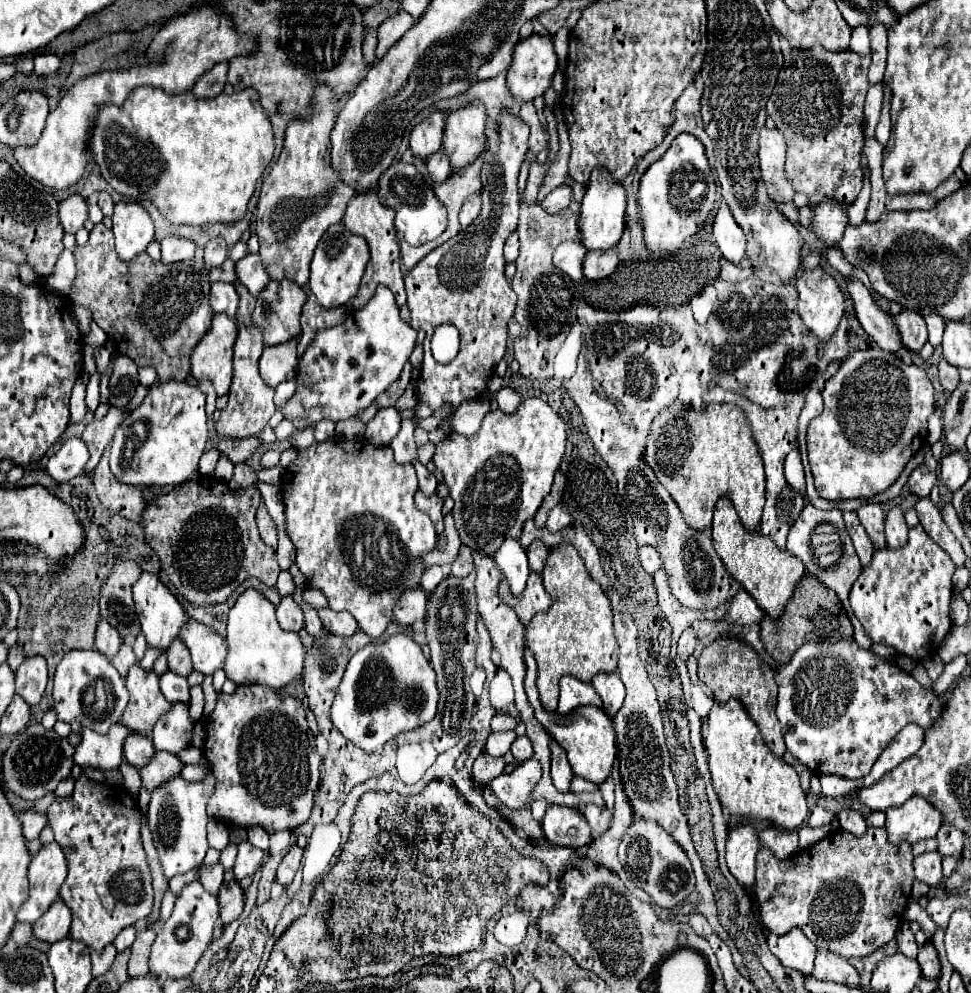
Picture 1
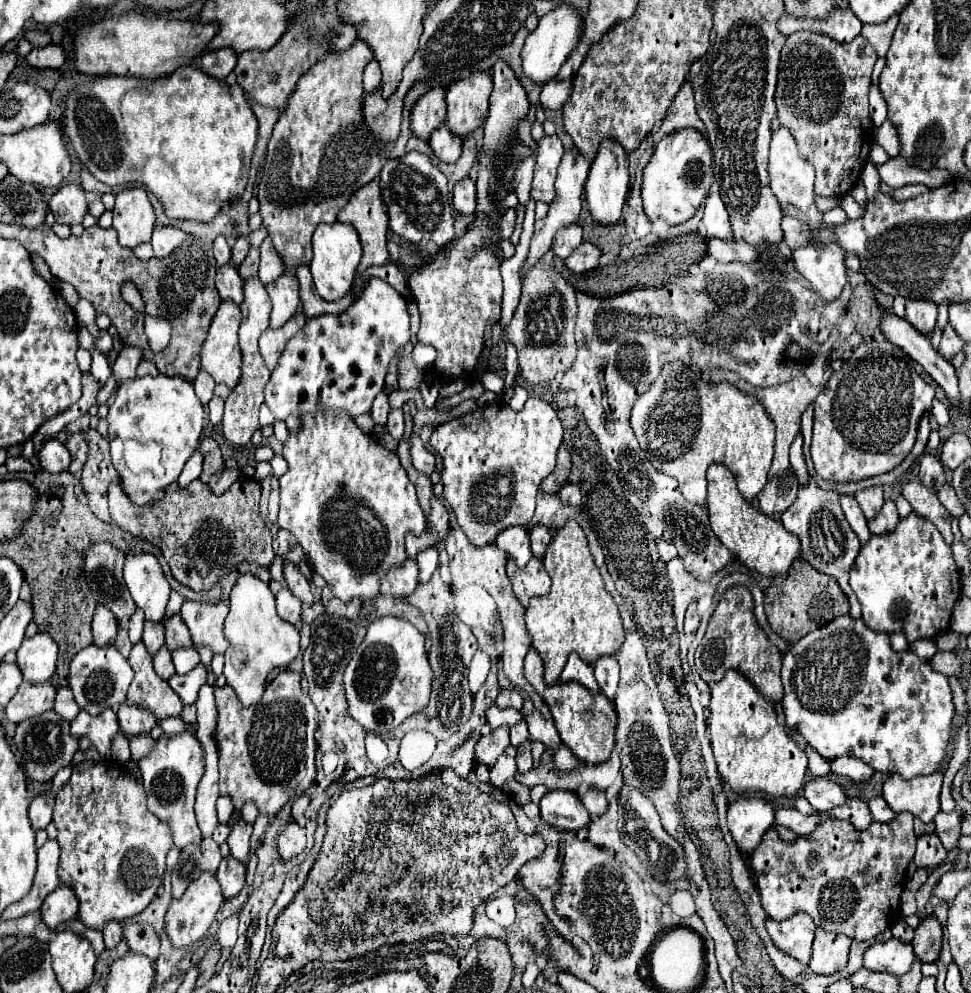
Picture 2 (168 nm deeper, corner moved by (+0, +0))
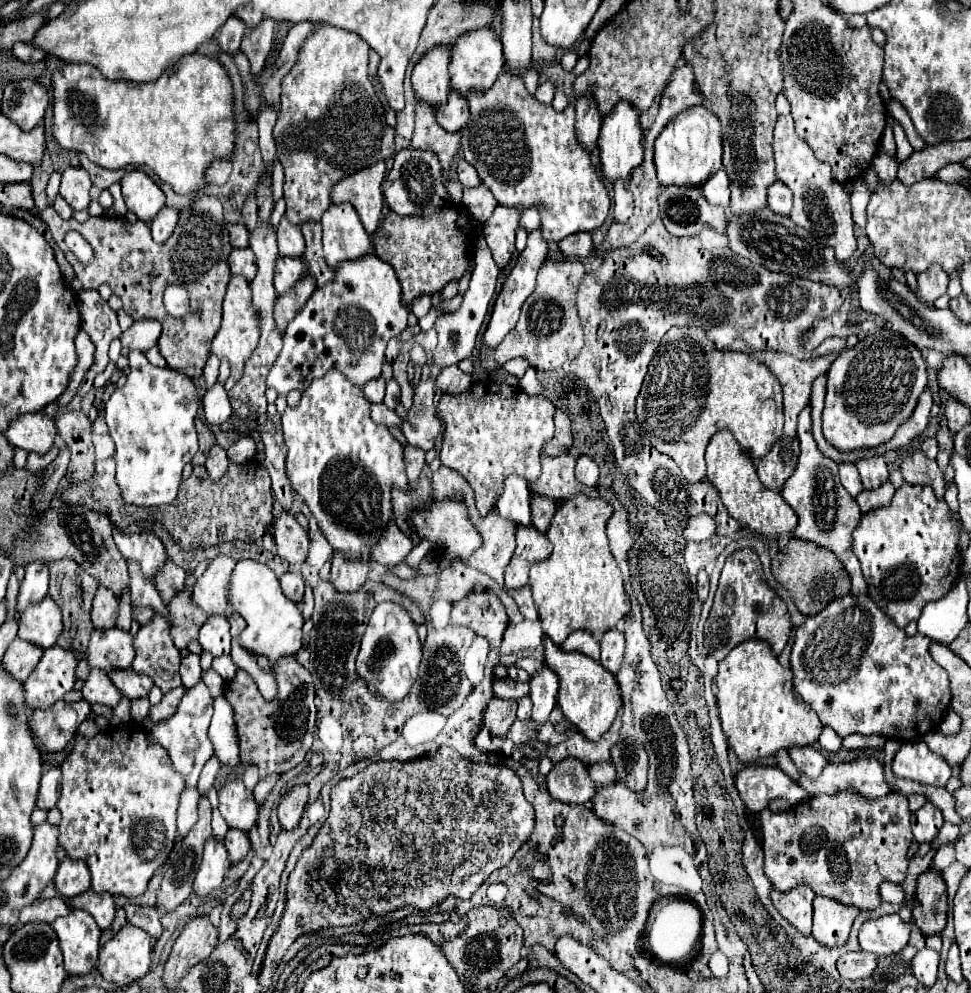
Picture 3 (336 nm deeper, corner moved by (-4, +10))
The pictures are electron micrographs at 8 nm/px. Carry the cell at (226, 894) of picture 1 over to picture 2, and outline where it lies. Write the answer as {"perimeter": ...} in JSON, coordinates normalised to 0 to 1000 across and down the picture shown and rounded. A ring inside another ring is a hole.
{"perimeter":[[[239,863],[229,865],[229,869],[225,873],[225,879],[222,879],[222,885],[225,885],[227,893],[229,893],[231,905],[239,905],[251,895],[253,873],[251,873],[251,869],[247,869],[247,867],[239,865]]]}

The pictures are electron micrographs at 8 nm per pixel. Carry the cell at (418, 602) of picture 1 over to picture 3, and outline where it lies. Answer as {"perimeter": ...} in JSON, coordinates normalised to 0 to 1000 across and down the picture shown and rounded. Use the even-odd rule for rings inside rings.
{"perimeter":[[[402,525],[402,529],[398,529],[398,537],[393,539],[393,545],[389,545],[389,549],[385,549],[385,557],[383,563],[393,567],[393,569],[410,569],[418,563],[418,559],[424,555],[424,545],[410,533],[410,529],[406,525]]]}

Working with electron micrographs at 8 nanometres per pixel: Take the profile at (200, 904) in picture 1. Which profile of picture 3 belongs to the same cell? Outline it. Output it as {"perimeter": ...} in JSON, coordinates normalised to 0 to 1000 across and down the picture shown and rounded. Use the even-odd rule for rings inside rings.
{"perimeter":[[[216,843],[216,847],[212,847],[210,851],[208,871],[200,885],[200,899],[212,903],[218,897],[222,897],[229,891],[231,879],[235,875],[237,875],[237,867],[235,867],[231,847],[225,843]]]}

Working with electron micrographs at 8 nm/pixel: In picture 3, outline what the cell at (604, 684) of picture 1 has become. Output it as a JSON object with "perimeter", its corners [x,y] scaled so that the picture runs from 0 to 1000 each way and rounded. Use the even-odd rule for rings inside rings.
{"perimeter":[[[634,631],[626,633],[618,644],[618,652],[620,652],[618,668],[628,678],[636,678],[639,668],[641,668],[641,660],[643,660],[643,639]]]}

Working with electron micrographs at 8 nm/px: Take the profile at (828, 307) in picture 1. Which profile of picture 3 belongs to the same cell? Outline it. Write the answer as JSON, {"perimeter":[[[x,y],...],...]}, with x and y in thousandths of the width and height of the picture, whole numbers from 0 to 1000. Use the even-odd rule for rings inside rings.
{"perimeter":[[[803,116],[797,130],[797,158],[799,158],[799,176],[809,184],[818,194],[816,223],[834,233],[836,239],[847,243],[847,247],[857,249],[865,265],[873,263],[882,253],[880,225],[875,212],[875,194],[867,184],[859,182],[855,166],[842,162],[838,152],[830,142],[826,142],[818,132],[818,122],[814,116]]]}

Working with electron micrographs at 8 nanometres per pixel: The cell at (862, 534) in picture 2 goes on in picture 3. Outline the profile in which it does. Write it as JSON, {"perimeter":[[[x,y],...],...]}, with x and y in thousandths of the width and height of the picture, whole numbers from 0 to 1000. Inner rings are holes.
{"perimeter":[[[863,468],[863,470],[865,470],[865,486],[877,501],[882,501],[888,494],[888,486],[886,486],[882,468]]]}

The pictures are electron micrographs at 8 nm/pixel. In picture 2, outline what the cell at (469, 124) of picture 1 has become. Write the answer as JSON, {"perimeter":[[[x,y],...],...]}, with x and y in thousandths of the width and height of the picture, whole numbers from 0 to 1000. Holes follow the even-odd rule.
{"perimeter":[[[496,72],[463,86],[459,94],[459,106],[461,106],[459,128],[463,130],[465,136],[480,140],[484,134],[496,128],[503,116],[505,92],[507,92],[507,76]]]}

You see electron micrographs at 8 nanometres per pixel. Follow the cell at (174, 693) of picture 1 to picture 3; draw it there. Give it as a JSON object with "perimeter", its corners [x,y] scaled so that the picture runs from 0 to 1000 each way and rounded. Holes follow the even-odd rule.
{"perimeter":[[[196,658],[194,662],[189,662],[185,666],[185,682],[187,682],[187,688],[192,694],[200,692],[204,688],[208,680],[208,674],[206,674],[206,660],[200,660]]]}

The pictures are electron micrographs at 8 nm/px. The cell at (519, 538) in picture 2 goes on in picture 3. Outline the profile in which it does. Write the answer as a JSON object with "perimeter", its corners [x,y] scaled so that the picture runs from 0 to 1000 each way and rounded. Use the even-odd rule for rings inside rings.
{"perimeter":[[[523,478],[519,492],[513,501],[513,517],[521,523],[531,525],[533,529],[548,529],[546,525],[546,494],[544,486],[533,478]]]}

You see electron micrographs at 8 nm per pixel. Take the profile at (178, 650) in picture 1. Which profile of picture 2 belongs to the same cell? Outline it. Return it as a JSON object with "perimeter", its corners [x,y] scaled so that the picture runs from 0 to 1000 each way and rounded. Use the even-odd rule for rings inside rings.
{"perimeter":[[[177,619],[173,625],[171,625],[171,652],[175,658],[179,658],[181,654],[187,654],[187,652],[198,652],[198,646],[196,646],[196,637],[192,633],[192,629],[187,627],[185,619]]]}

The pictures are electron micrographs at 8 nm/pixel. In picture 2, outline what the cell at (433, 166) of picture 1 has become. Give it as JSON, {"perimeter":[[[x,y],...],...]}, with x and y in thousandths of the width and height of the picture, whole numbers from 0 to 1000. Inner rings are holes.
{"perimeter":[[[453,128],[451,132],[445,134],[443,148],[445,148],[445,152],[453,164],[463,166],[463,164],[472,162],[474,152],[476,152],[476,142],[470,140],[468,136],[463,136],[461,128]]]}

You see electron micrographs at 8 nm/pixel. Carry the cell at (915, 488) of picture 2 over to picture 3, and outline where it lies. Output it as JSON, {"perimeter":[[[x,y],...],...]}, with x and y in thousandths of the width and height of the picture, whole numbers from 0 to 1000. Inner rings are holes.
{"perimeter":[[[941,454],[939,458],[931,460],[927,474],[933,486],[958,488],[966,501],[972,501],[972,476],[968,474],[966,466],[956,462],[950,454]]]}

